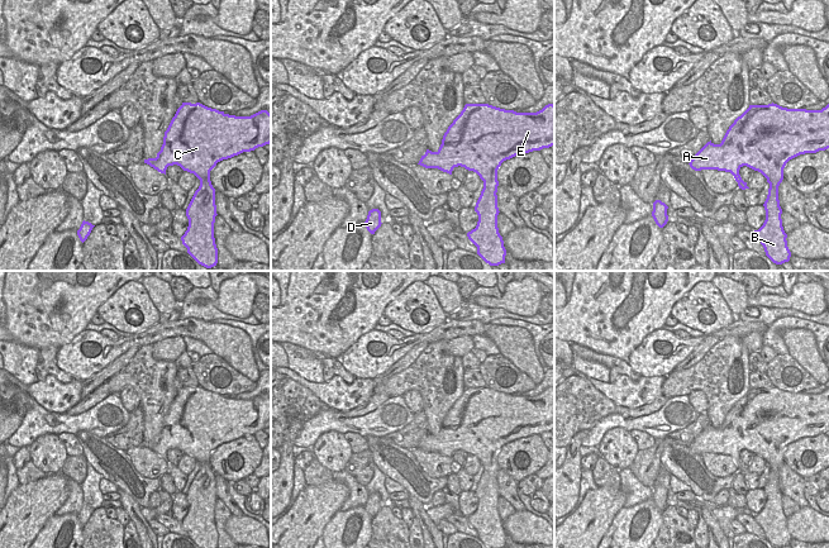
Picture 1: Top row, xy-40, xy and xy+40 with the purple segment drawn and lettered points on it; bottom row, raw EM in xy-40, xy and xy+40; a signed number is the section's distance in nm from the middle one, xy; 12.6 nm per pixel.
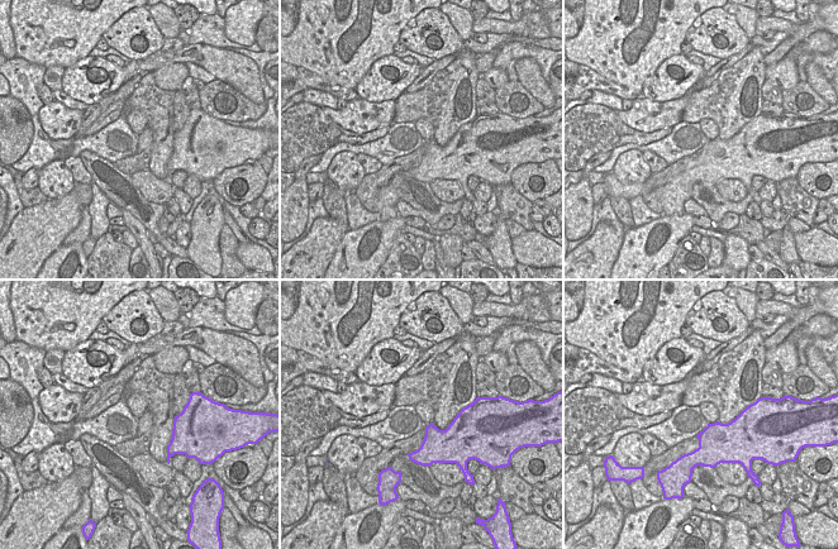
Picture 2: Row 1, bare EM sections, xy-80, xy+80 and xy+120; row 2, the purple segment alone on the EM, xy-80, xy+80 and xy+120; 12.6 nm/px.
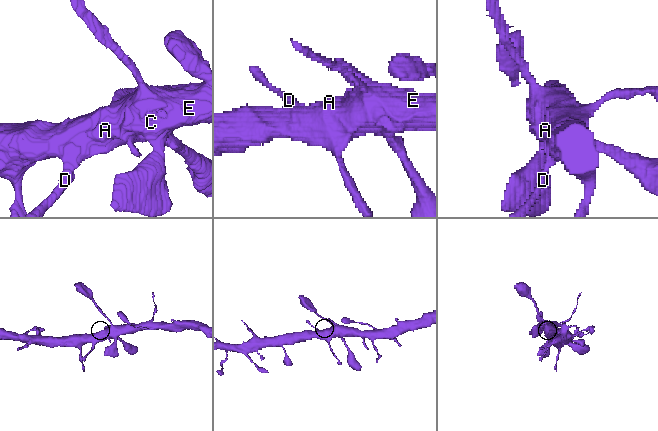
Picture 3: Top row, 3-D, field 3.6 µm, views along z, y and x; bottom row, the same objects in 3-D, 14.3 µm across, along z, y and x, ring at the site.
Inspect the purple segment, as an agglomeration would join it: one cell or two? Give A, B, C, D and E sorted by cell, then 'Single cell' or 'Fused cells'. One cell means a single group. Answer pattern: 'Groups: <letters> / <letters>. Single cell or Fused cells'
Groups: A B C D E. Single cell

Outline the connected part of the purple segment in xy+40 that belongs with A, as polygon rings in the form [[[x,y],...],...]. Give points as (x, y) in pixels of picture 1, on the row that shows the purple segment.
[[[777,104],[749,105],[726,130],[720,144],[707,142],[690,161],[695,171],[718,170],[730,172],[739,189],[749,189],[739,175],[739,170],[747,166],[761,172],[770,184],[768,195],[763,204],[766,220],[754,230],[754,237],[764,248],[766,256],[776,265],[790,261],[791,252],[787,247],[787,234],[782,227],[782,209],[778,200],[778,186],[783,180],[786,163],[805,153],[816,153],[829,148],[829,104],[821,110],[787,109]]]

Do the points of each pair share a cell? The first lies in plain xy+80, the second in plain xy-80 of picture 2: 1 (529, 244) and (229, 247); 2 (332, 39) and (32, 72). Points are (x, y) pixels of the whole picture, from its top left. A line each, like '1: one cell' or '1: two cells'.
1: two cells
2: two cells

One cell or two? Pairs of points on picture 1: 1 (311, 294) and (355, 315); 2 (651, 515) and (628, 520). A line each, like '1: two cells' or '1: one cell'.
1: one cell
2: one cell

